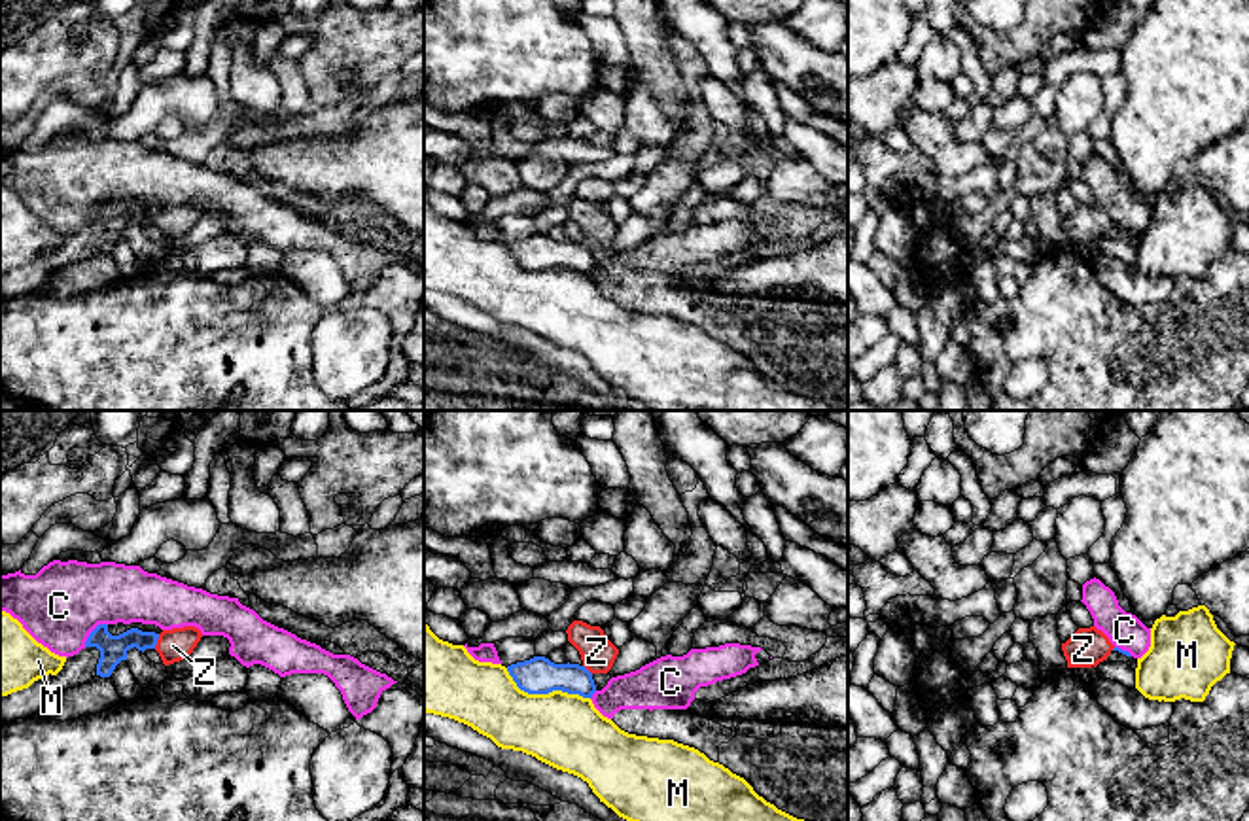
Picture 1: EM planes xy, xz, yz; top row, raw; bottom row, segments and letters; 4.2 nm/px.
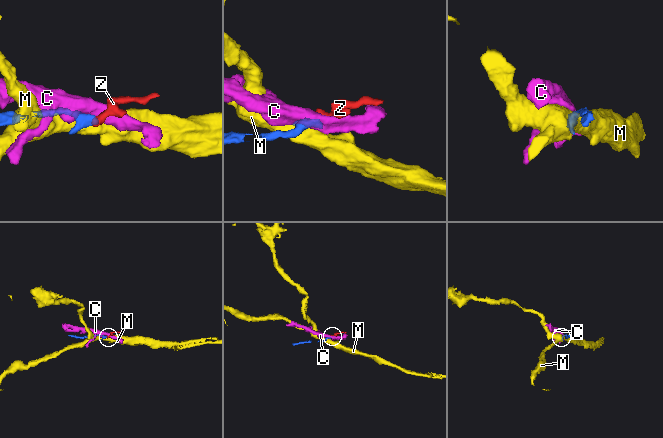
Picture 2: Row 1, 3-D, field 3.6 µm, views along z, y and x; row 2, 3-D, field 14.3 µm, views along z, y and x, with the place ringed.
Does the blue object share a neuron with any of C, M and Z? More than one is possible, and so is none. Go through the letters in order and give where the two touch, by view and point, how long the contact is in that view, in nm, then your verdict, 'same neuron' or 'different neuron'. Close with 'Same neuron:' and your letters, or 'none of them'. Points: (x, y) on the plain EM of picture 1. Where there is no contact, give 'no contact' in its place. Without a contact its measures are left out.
C: meets blue in xy at (91, 209); contact 140 nm long; different neuron
M: meets blue in xz at (545, 269); contact 380 nm long; different neuron
Z: meets blue in xy at (156, 218); contact 70 nm long; same neuron
Same neuron: Z

